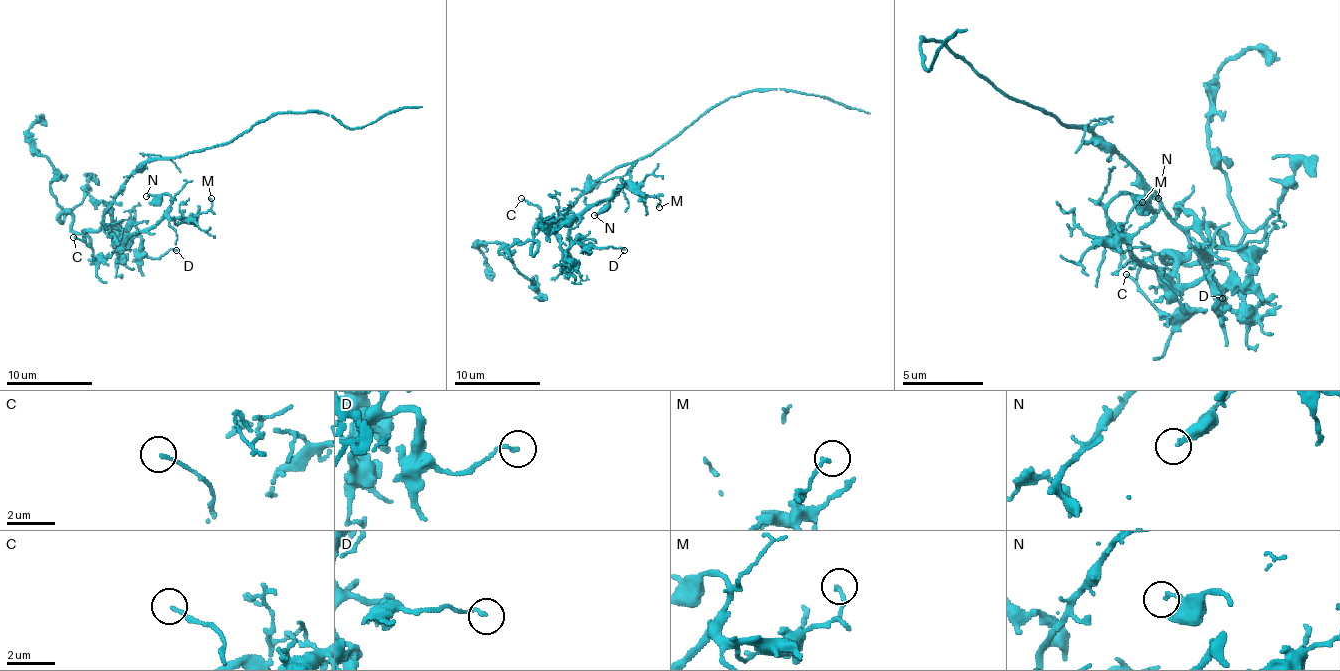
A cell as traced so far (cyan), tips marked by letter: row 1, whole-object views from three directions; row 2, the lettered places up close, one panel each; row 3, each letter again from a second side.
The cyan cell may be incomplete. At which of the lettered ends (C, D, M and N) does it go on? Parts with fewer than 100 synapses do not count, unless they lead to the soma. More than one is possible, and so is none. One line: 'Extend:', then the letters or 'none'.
Extend: none

